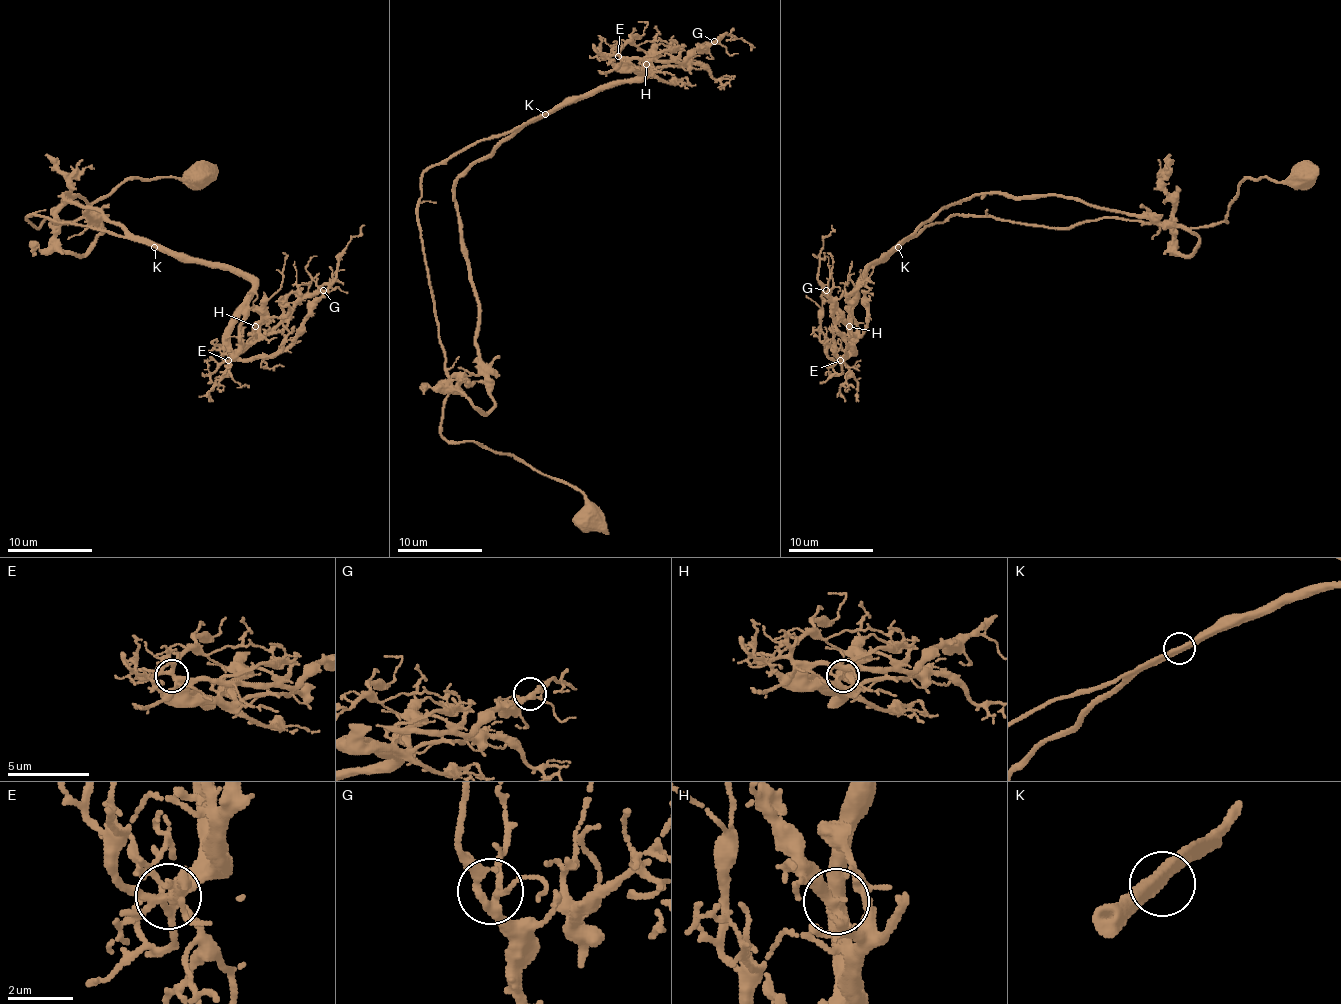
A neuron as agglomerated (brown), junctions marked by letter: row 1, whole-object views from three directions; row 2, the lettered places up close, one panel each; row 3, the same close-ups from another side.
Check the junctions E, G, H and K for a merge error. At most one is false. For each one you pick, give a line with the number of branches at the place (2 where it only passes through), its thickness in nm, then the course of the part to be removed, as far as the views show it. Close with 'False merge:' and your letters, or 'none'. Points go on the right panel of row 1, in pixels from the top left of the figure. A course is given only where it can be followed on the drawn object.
False merge: none

